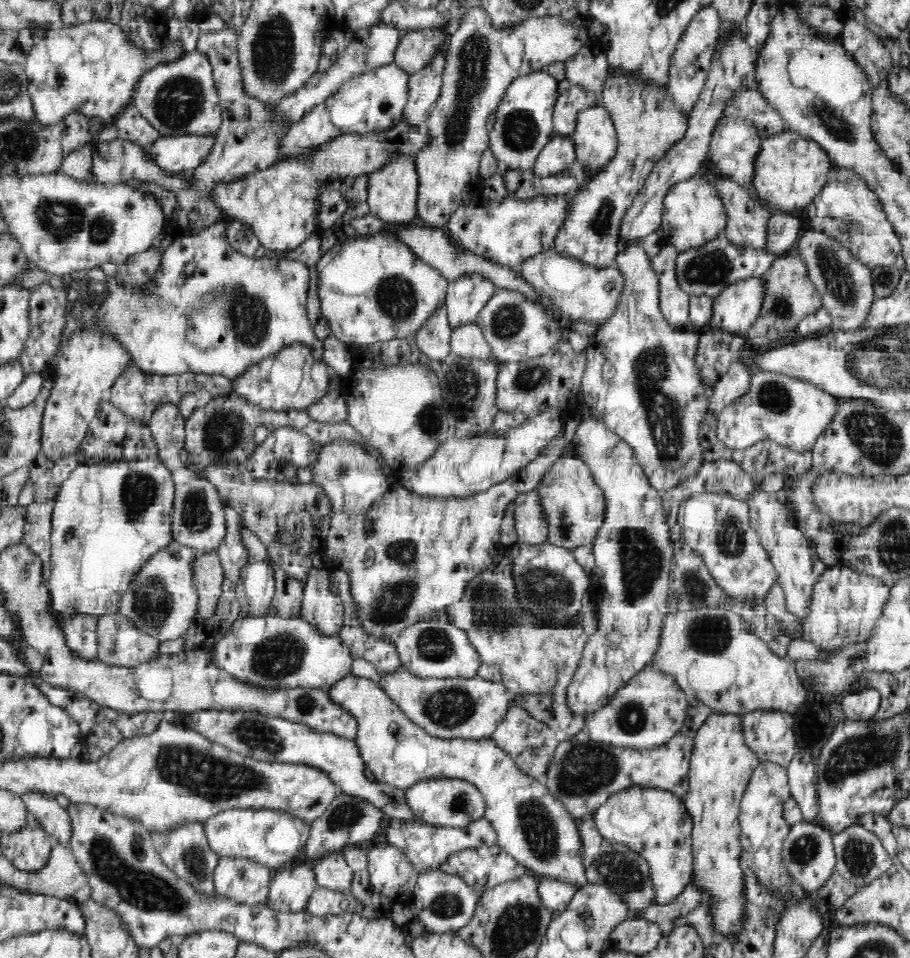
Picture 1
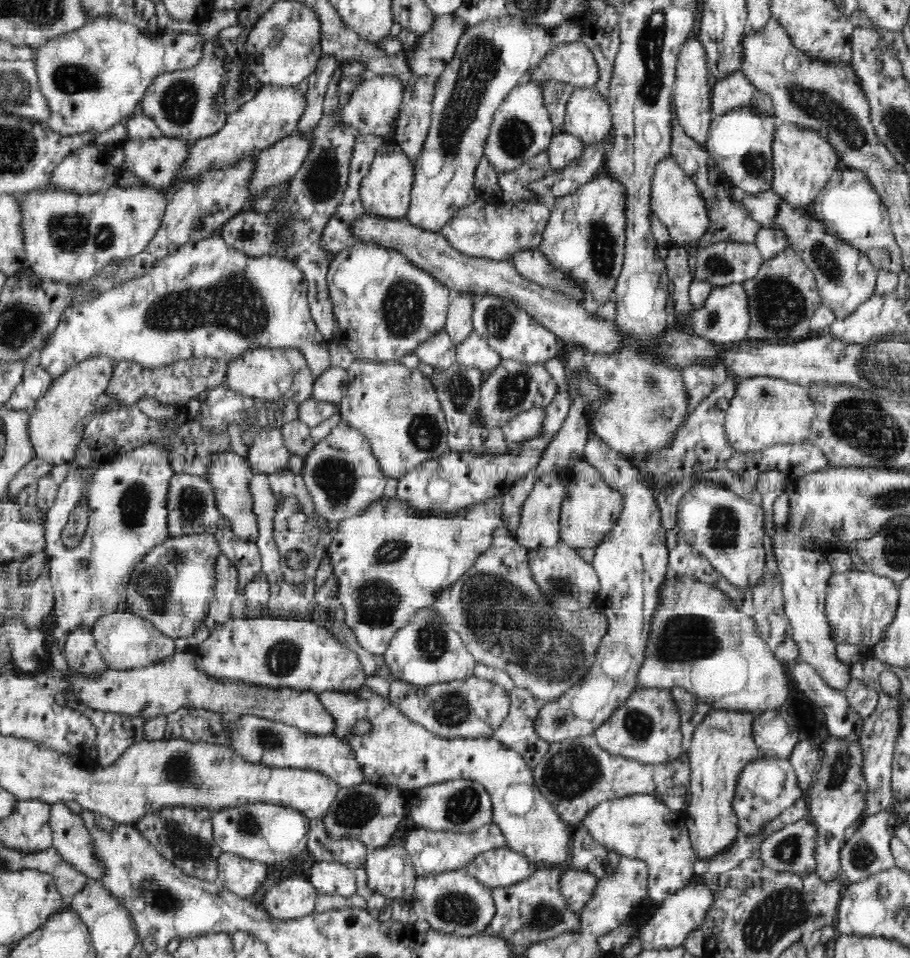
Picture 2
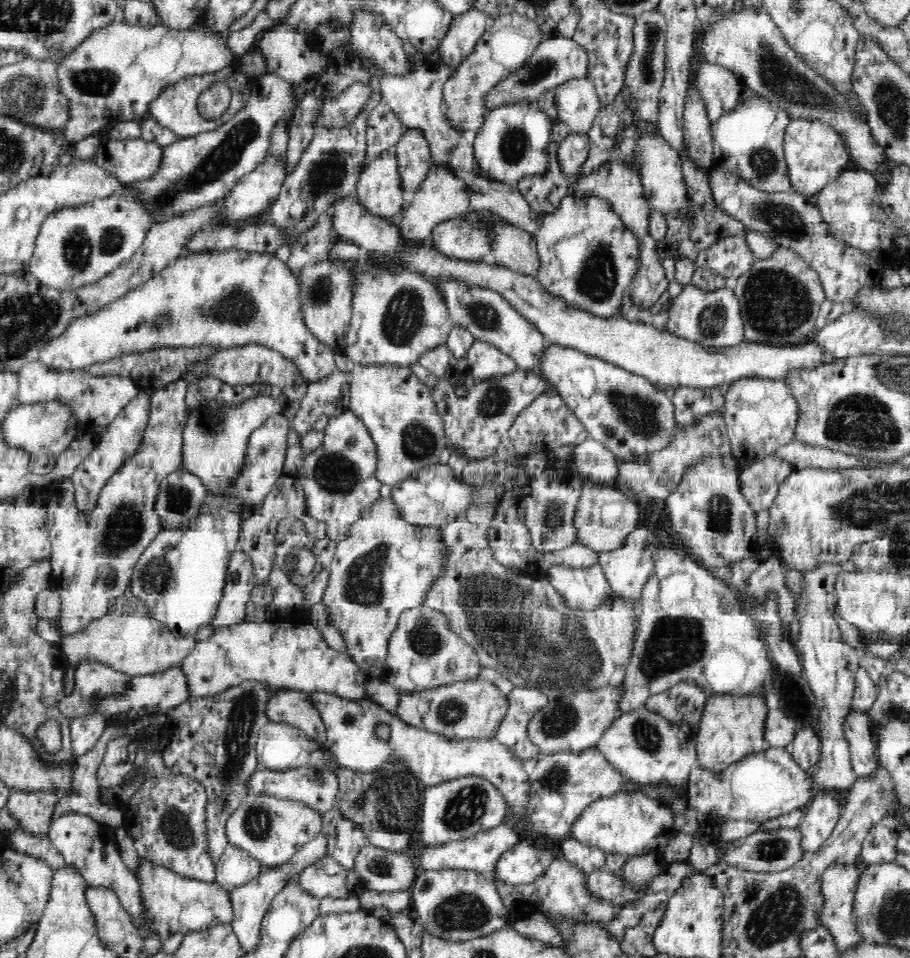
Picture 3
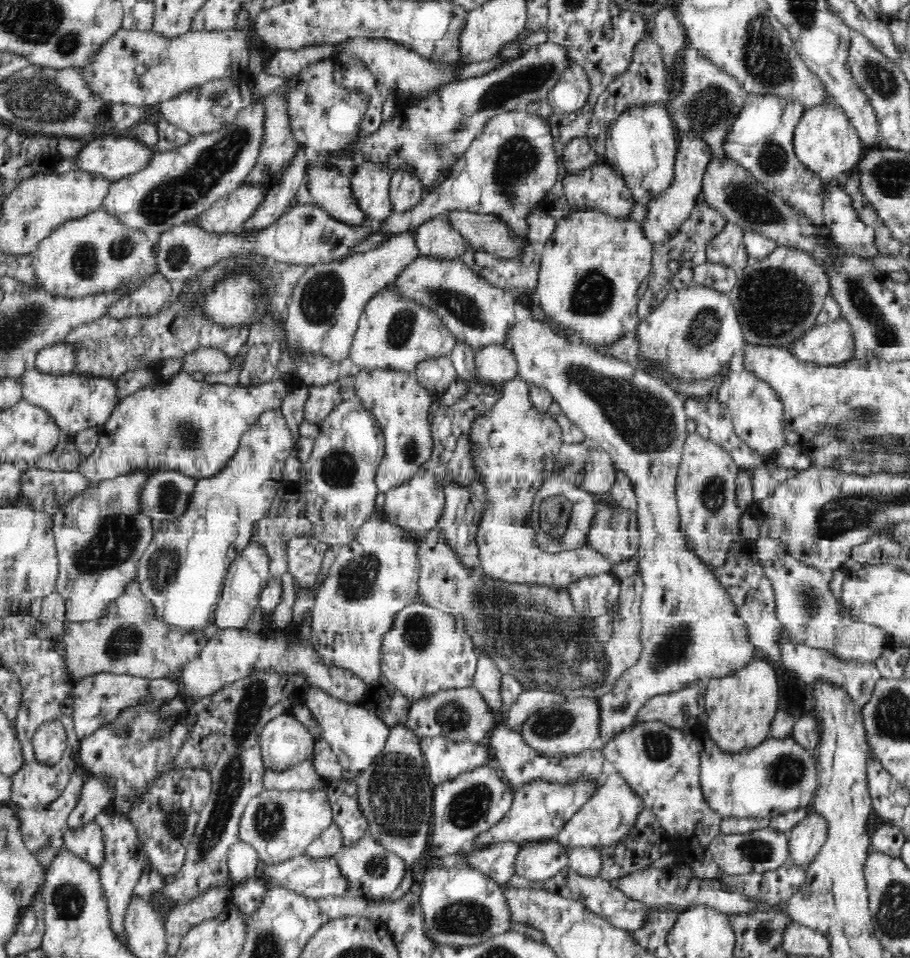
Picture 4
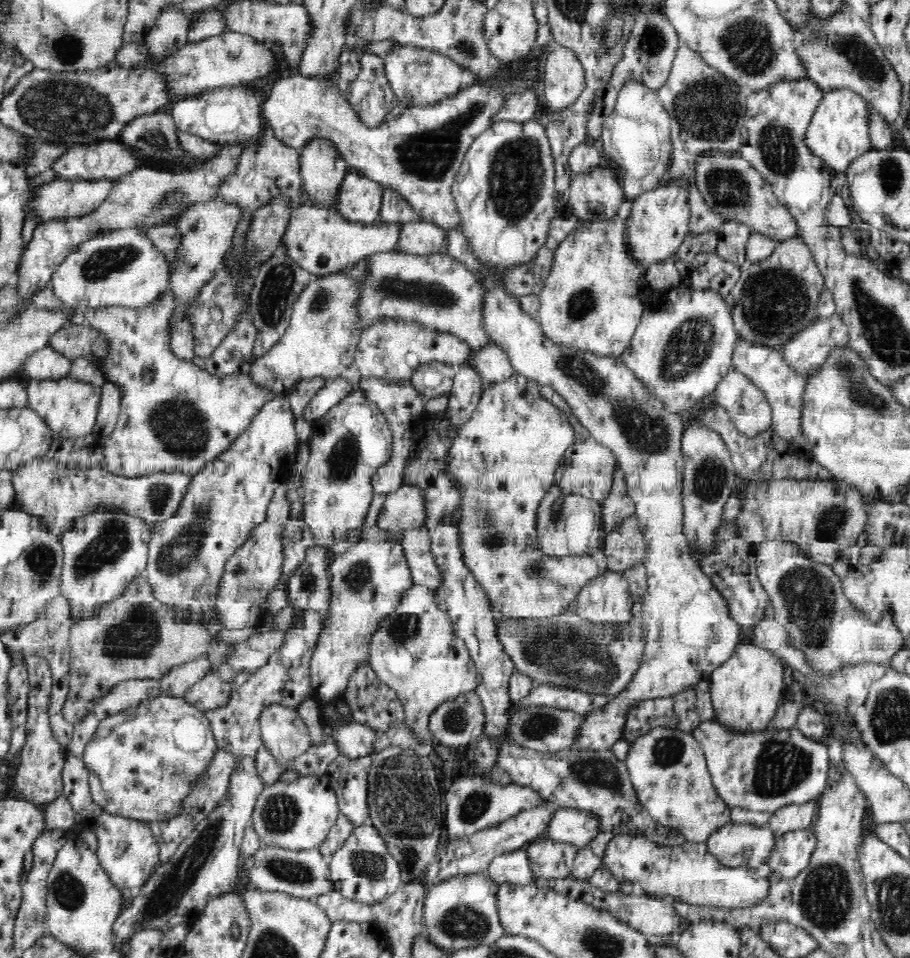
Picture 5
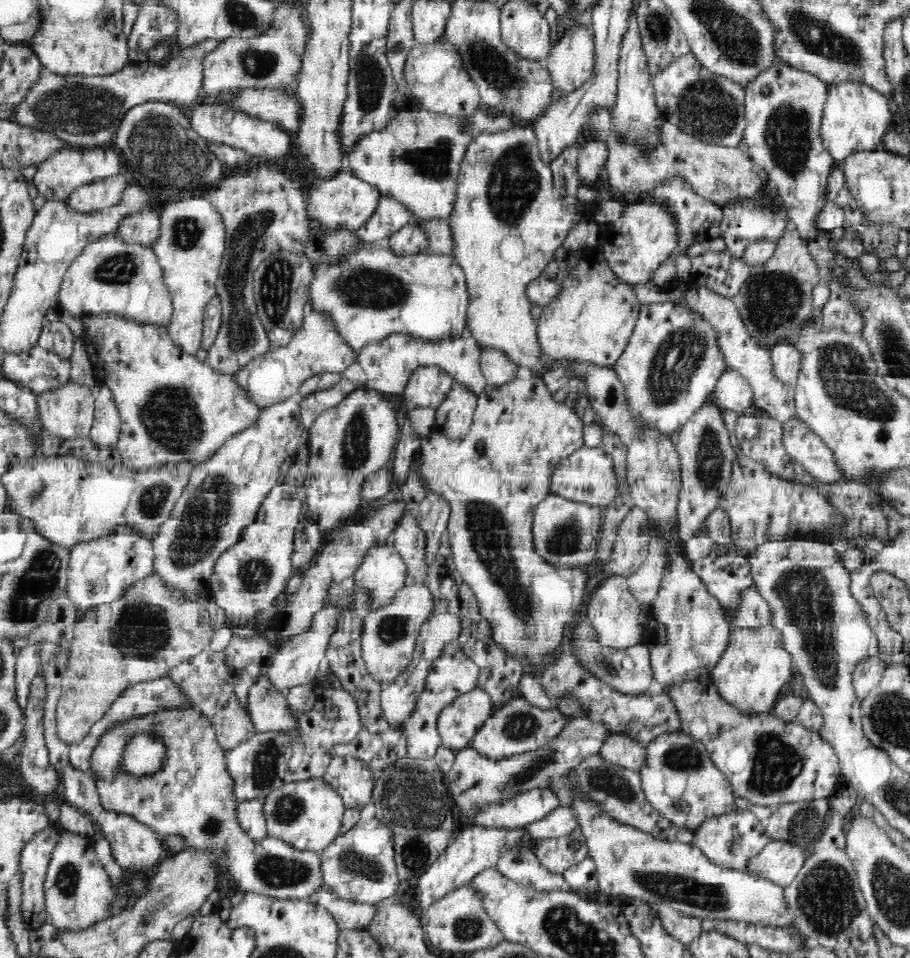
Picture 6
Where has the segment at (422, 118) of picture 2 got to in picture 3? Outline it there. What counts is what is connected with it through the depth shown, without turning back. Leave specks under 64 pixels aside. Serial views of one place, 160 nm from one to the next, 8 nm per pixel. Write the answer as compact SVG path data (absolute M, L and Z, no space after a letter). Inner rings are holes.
M410 129L393 149L398 166L398 178L408 197L422 186L431 167L431 153L422 130Z

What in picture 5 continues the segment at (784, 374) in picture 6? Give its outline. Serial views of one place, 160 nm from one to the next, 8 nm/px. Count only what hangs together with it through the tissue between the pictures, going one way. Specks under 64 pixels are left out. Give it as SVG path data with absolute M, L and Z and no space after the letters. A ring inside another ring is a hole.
M837 314L831 317L816 317L814 321L804 327L792 337L790 342L780 346L782 360L796 374L808 374L816 368L820 368L826 362L827 354L832 347L849 344L848 325Z

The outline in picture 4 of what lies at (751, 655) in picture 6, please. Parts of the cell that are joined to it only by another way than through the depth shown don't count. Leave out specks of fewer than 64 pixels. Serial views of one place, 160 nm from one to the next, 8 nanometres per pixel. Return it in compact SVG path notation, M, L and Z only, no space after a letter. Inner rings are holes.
M755 653L754 657L743 667L728 671L718 678L706 680L705 712L708 717L706 732L722 750L737 751L758 746L765 738L769 737L774 715L778 713L778 700L778 674L768 659Z

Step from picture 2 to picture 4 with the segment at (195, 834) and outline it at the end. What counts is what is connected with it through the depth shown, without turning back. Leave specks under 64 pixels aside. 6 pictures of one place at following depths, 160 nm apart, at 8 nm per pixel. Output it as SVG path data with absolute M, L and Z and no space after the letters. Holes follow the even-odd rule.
M206 765L177 769L158 778L152 790L144 794L127 815L136 826L138 837L150 857L150 864L165 878L175 875L183 863L196 822L200 818L201 810L210 800L210 794L212 773Z

